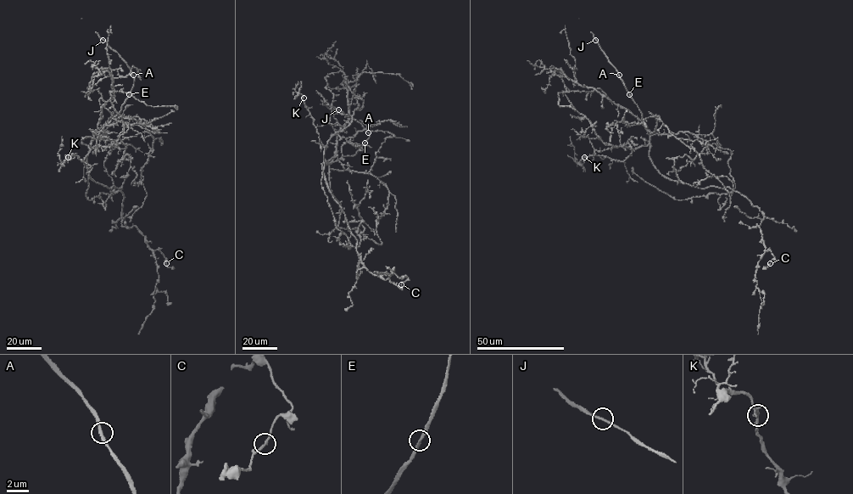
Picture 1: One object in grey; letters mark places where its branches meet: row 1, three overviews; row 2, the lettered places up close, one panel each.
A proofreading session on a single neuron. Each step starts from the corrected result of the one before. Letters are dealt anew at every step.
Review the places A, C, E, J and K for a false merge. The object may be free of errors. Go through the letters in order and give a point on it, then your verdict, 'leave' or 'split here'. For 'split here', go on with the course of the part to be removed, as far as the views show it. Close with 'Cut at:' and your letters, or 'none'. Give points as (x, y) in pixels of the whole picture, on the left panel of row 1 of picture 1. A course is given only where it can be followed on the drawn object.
A: place (133, 75); leave
C: place (166, 263); leave
E: place (129, 94); leave
J: place (103, 40); leave
K: place (68, 157); leave
Cut at: none

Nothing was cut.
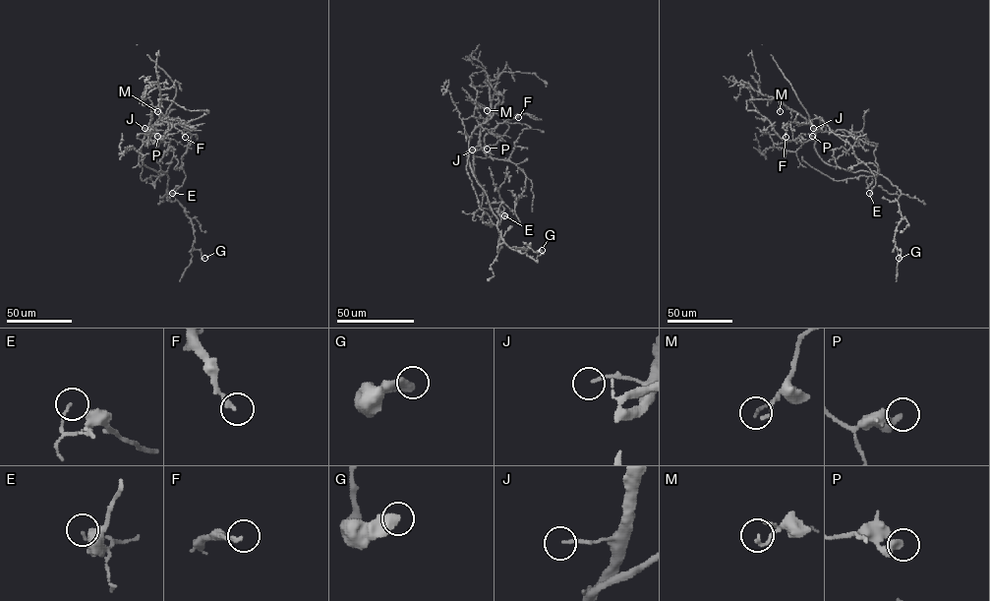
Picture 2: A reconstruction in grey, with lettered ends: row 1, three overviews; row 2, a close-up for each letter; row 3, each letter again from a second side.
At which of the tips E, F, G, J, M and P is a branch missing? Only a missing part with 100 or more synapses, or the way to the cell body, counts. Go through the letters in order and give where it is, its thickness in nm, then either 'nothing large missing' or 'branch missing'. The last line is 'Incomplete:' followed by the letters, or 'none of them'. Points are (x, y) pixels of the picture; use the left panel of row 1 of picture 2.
E: place (172, 193); calibre 100 nm; nothing large missing
F: place (185, 137); calibre 180 nm; nothing large missing
G: place (204, 258); calibre 460 nm; nothing large missing
J: place (145, 128); calibre 140 nm; nothing large missing
M: place (157, 111); calibre 130 nm; nothing large missing
P: place (157, 136); calibre 400 nm; nothing large missing
Incomplete: none of them

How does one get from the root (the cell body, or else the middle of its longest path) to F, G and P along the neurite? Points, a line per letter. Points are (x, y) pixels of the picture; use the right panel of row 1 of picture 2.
F: (836, 167), (826, 163), (817, 153), (815, 132), (809, 124), (790, 122), (786, 137)
G: (836, 167), (875, 171), (900, 190), (893, 201), (902, 216), (894, 239), (899, 258)
P: (836, 167), (820, 157), (812, 136)

